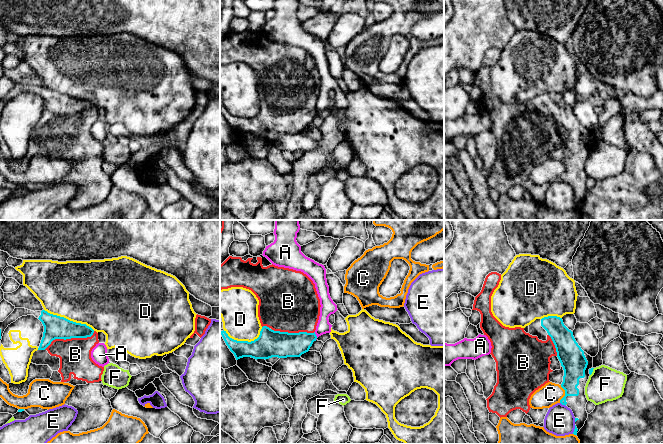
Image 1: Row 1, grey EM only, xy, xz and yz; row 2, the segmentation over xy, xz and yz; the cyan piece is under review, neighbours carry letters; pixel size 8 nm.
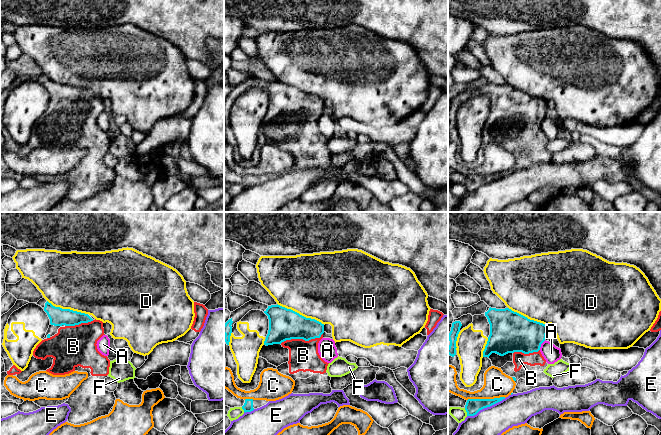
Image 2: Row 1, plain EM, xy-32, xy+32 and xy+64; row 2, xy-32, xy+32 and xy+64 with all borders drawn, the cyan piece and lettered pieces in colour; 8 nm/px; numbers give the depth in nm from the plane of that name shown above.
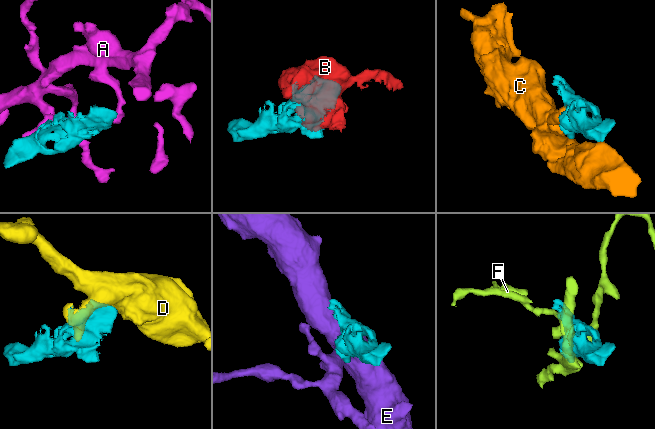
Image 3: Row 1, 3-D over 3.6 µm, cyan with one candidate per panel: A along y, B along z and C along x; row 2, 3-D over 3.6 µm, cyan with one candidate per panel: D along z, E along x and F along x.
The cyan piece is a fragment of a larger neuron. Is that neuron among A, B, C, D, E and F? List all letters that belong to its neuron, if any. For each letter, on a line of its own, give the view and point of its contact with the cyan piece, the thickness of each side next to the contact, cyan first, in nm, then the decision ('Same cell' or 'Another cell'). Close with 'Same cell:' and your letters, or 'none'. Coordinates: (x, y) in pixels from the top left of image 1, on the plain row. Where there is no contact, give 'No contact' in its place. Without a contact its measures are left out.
A: Touches cyan at xz (316, 112). Thickness 190 nm (cyan) against 120 nm. Another cell
B: Touches cyan at xy (69, 114). Thickness 190 nm (cyan) against 260 nm. Same cell
C: Touches cyan at yz (565, 170). Thickness 190 nm (cyan) against 180 nm. Another cell
D: Touches cyan at xy (69, 96). Thickness 190 nm (cyan) against 500 nm. Another cell
E: Touches cyan at yz (563, 180). Thickness 130 nm (cyan) against 240 nm. Another cell
F: Touches cyan at yz (592, 147). Thickness 30 nm (cyan) against 280 nm. Another cell
Same cell: B

